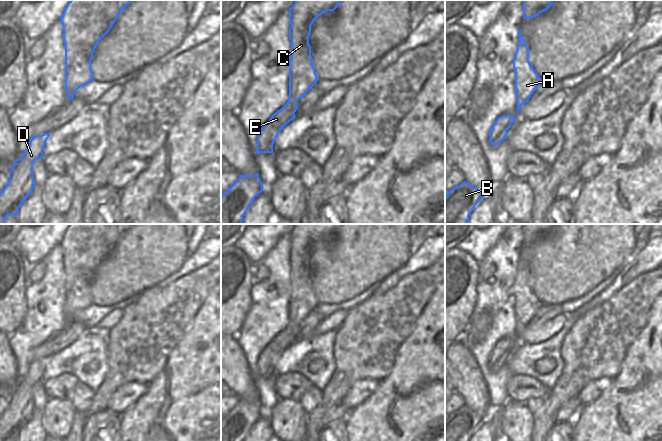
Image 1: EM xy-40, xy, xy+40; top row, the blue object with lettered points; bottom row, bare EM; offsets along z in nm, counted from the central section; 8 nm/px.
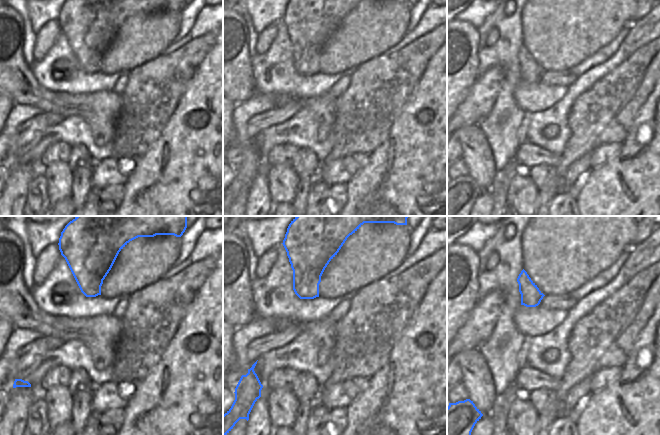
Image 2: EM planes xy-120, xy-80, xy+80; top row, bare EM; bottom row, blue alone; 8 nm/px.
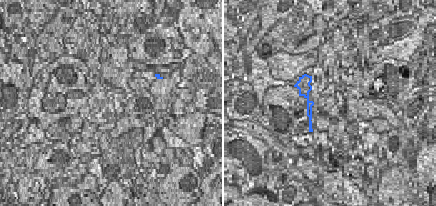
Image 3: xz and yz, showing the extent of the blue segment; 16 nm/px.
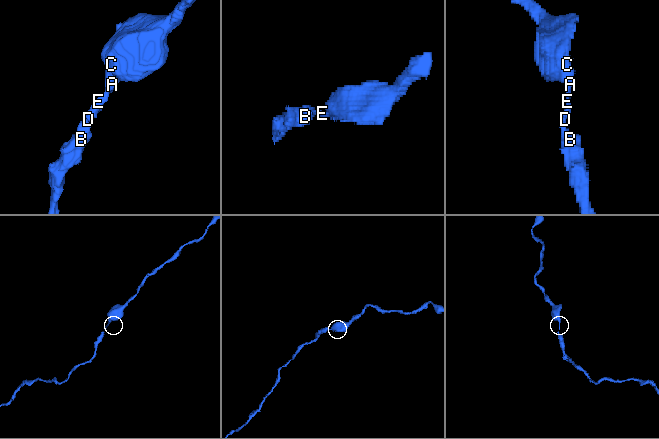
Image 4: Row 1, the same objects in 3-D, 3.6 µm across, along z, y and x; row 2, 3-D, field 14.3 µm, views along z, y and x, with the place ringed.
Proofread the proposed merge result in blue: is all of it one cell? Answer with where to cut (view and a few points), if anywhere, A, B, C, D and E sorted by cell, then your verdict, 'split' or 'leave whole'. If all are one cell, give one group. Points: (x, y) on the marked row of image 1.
no cut | A B C D E | leave whole

